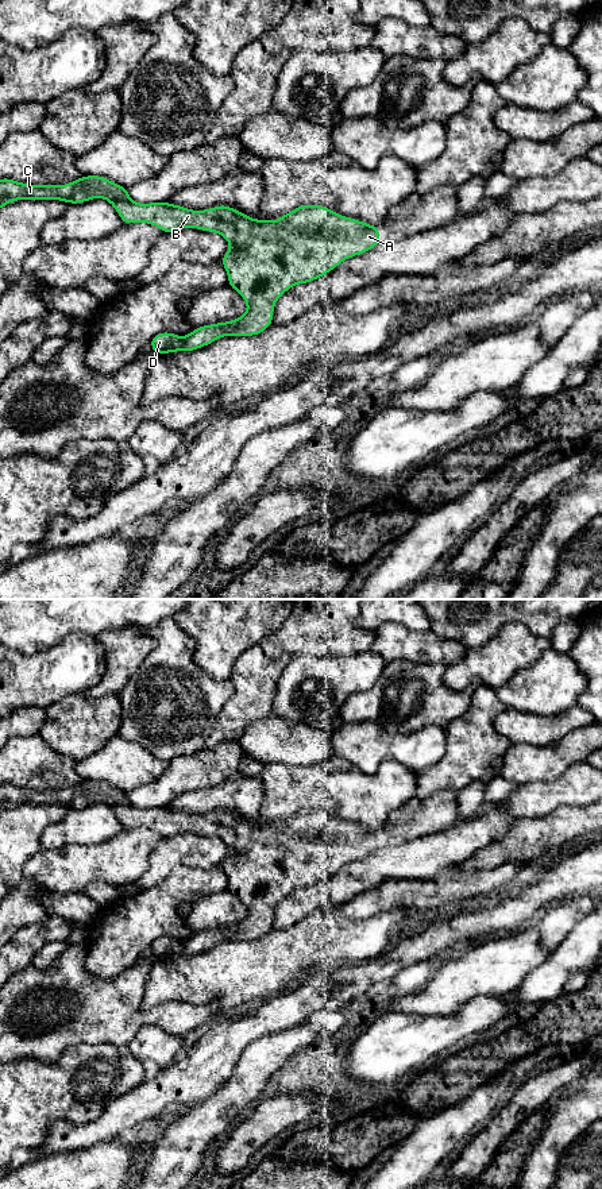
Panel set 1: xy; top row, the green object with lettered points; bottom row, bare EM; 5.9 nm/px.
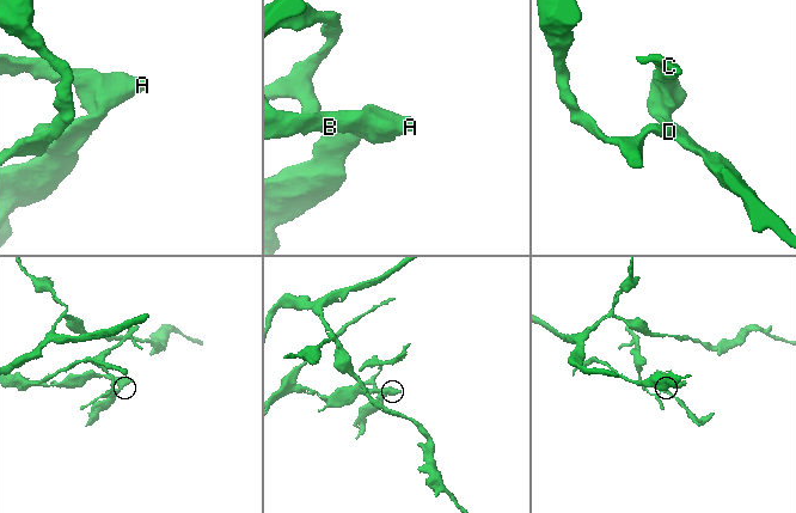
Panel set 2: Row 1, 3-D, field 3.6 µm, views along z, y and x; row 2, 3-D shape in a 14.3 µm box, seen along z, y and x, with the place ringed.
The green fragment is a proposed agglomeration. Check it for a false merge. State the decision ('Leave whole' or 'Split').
Split

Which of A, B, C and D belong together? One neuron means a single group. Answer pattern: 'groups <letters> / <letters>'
groups A B C / D

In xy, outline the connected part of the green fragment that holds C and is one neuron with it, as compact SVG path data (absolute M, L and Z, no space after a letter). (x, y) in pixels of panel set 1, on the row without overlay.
M85 780L66 790L30 790L11 783L0 784L0 814L16 804L61 804L67 808L86 807L96 802L109 806L124 829L148 827L169 838L180 833L197 833L220 838L231 849L221 869L228 877L228 889L247 907L247 916L236 924L202 930L182 942L178 956L202 953L224 941L255 941L273 929L277 904L292 891L308 888L331 877L343 865L367 857L381 848L377 830L341 821L323 810L298 810L277 826L256 825L228 810L192 815L166 806L139 808L130 803L128 792L101 780Z

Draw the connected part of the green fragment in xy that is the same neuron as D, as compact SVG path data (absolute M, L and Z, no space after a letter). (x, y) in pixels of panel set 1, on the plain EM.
M161 937L150 946L154 958L170 958L181 953L182 942L171 937Z

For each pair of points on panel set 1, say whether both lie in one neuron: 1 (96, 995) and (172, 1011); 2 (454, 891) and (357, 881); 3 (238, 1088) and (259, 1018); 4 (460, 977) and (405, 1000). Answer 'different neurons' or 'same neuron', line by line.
1: same neuron
2: different neurons
3: different neurons
4: same neuron

